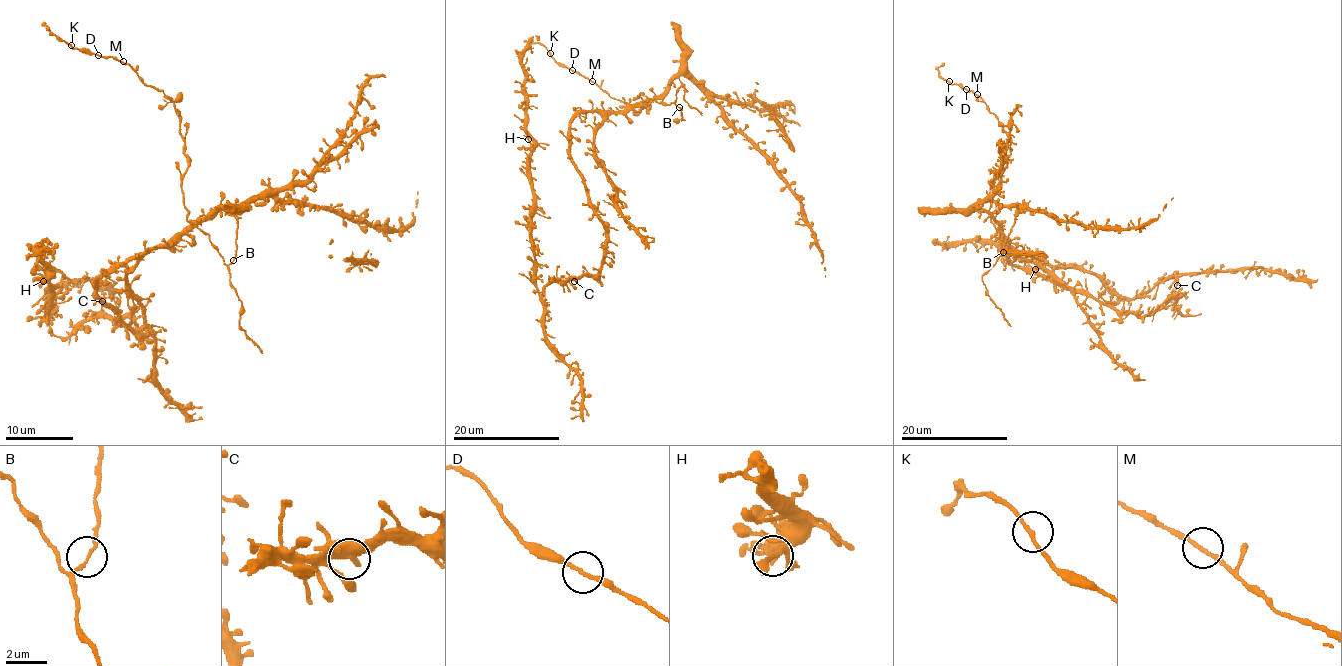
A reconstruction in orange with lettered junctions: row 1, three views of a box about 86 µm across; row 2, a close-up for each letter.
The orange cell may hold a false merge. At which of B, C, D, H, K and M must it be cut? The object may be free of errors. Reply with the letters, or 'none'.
none

